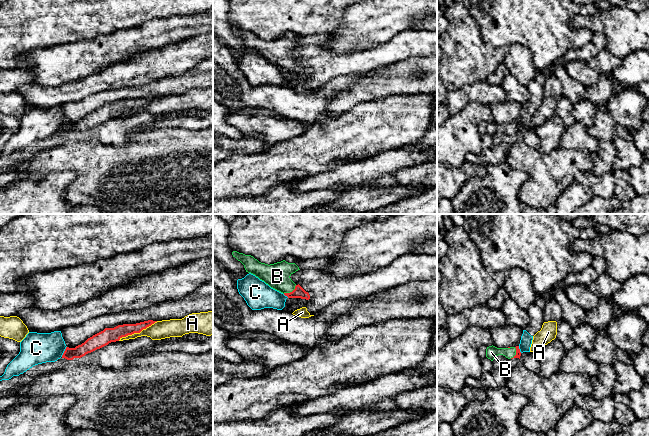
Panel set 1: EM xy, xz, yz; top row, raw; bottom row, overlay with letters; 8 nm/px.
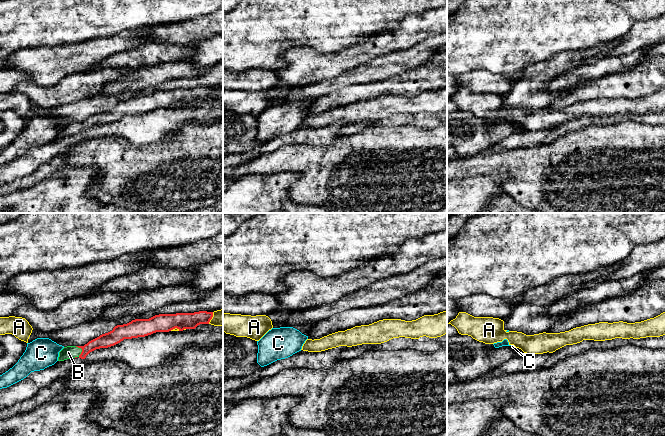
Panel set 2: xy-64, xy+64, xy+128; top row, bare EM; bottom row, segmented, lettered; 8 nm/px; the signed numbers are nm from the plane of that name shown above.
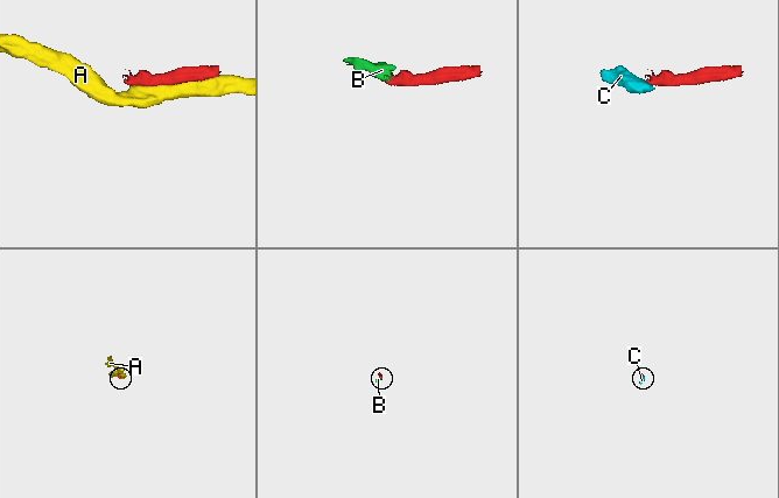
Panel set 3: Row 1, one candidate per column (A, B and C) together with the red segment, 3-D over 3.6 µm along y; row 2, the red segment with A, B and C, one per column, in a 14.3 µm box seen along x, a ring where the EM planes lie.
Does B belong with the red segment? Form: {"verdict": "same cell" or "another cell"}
{"verdict": "same cell"}

